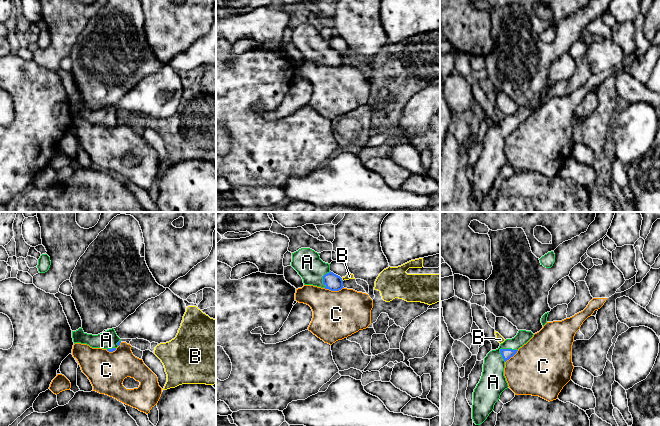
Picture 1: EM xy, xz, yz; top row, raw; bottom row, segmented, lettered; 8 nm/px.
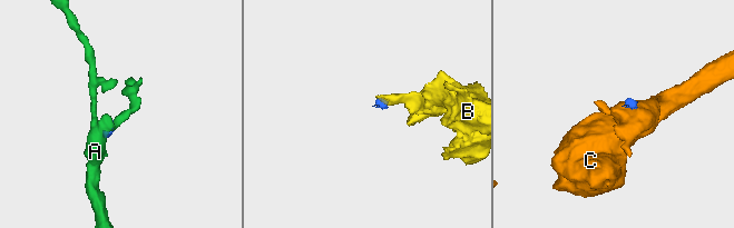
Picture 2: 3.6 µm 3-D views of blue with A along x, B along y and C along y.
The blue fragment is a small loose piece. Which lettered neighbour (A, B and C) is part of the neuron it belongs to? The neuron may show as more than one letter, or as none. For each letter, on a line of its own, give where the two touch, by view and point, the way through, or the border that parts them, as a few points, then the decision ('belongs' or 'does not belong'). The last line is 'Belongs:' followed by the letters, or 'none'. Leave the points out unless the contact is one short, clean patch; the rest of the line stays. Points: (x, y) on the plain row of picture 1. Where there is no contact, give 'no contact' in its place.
A: meets blue in yz at (507, 125); runs through yz (506, 129), (507, 125), (500, 126), (492, 152); belongs
B: meets blue in xz at (341, 55); border along xz (341, 54), (343, 56); does not belong
C: meets blue in xz at (333, 66); border along xz (343, 63), (338, 66), (324, 64); does not belong
Belongs: A

